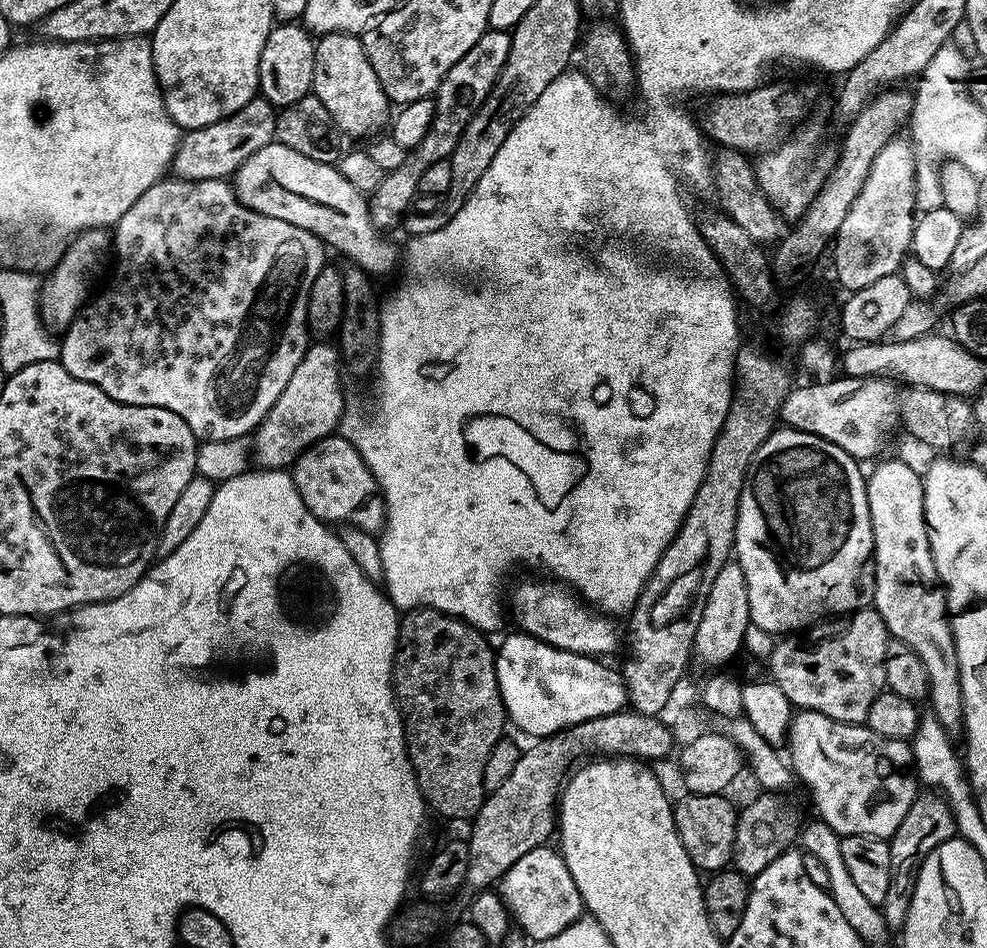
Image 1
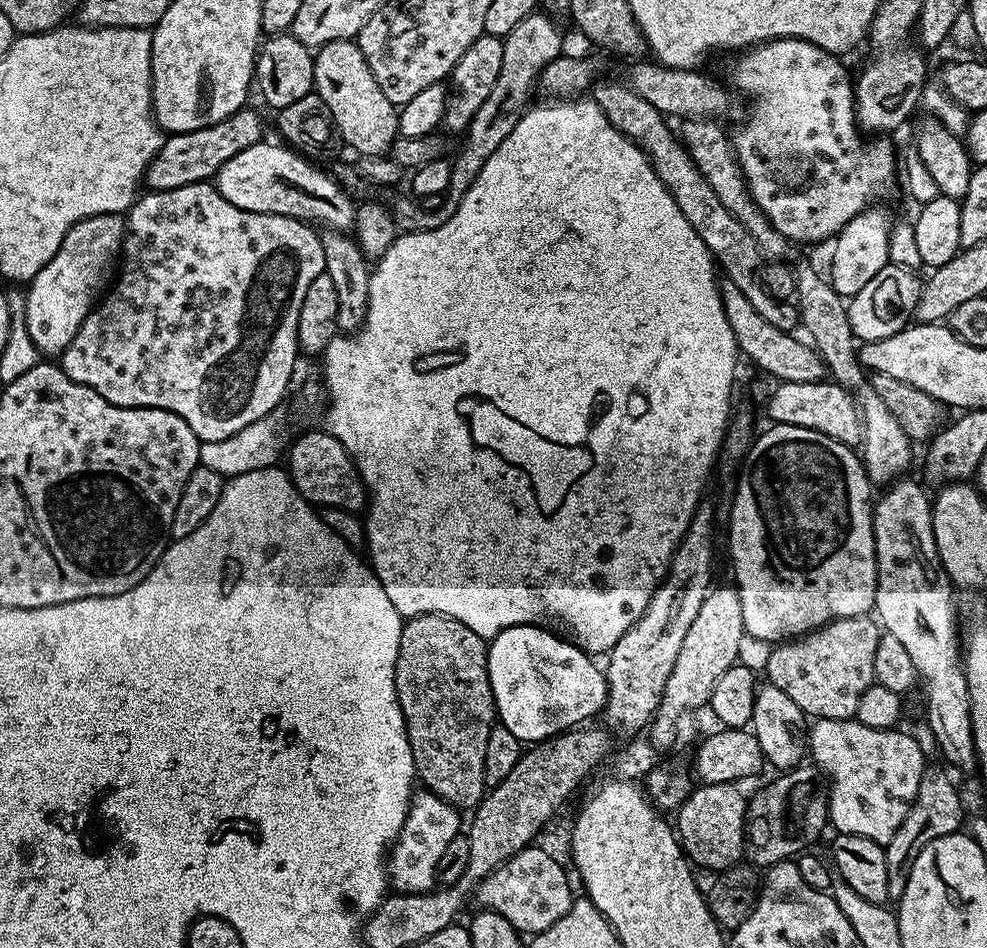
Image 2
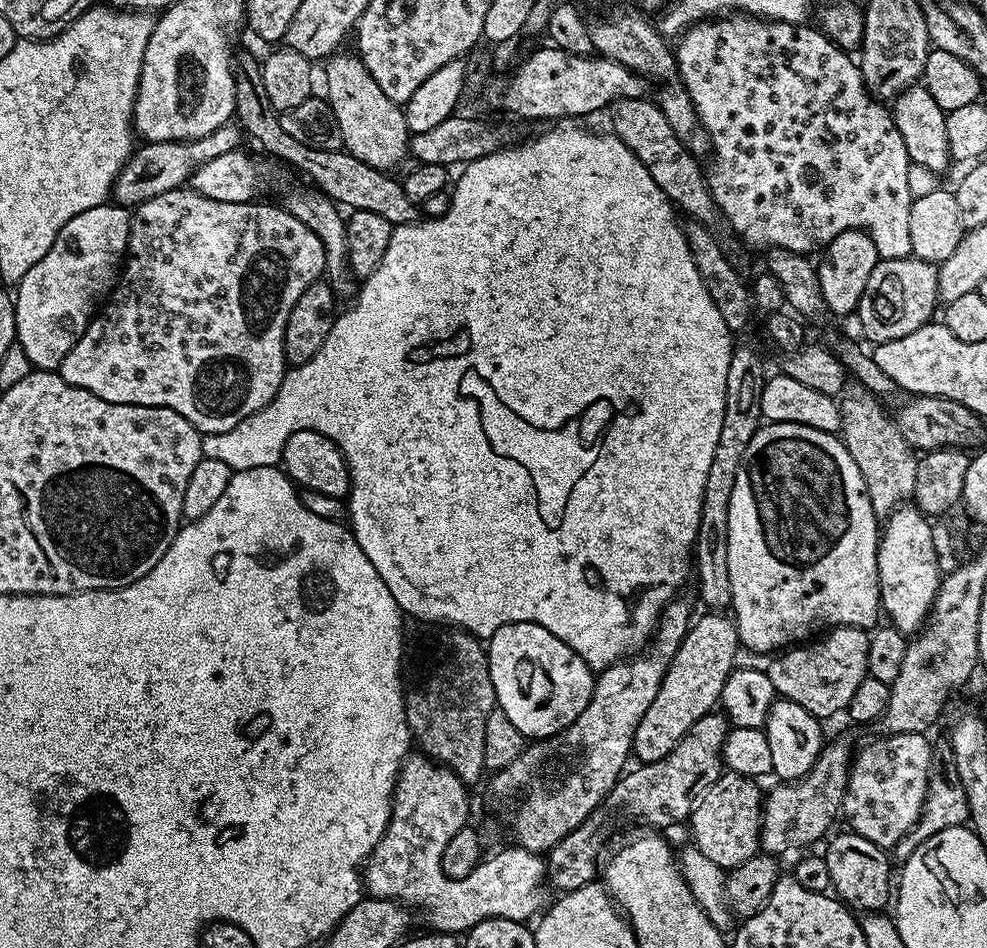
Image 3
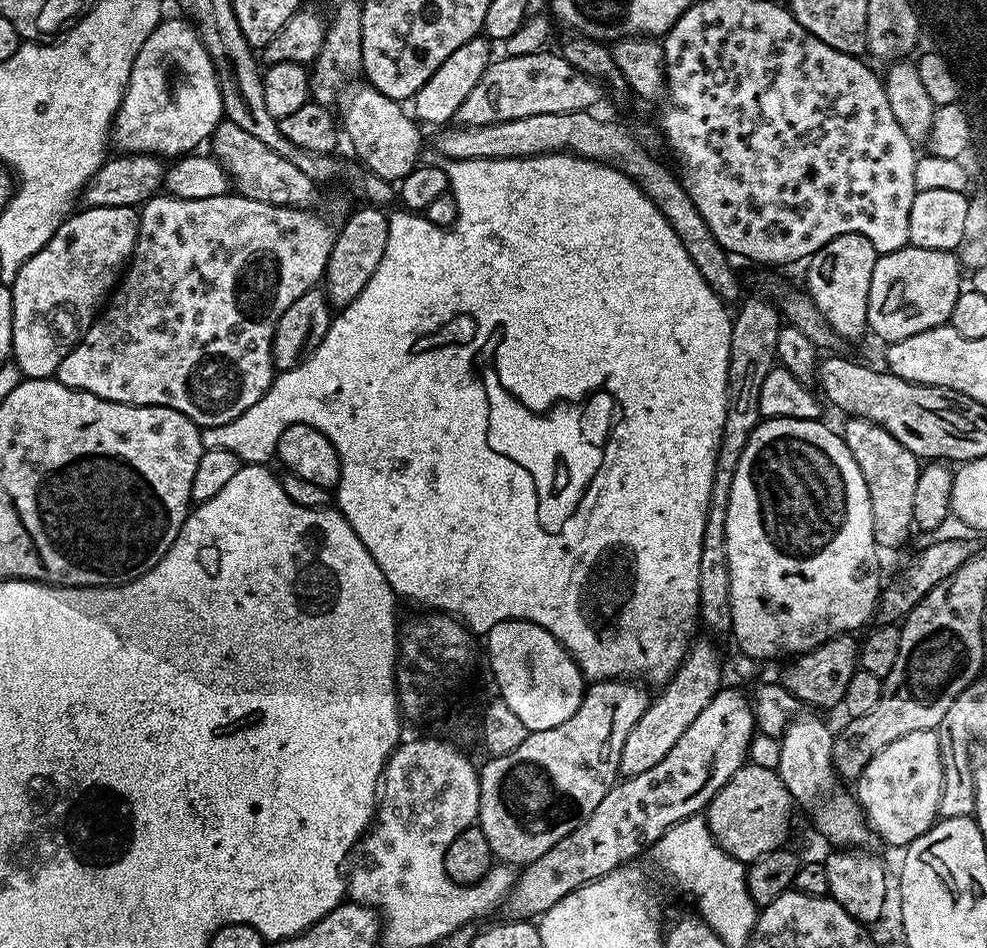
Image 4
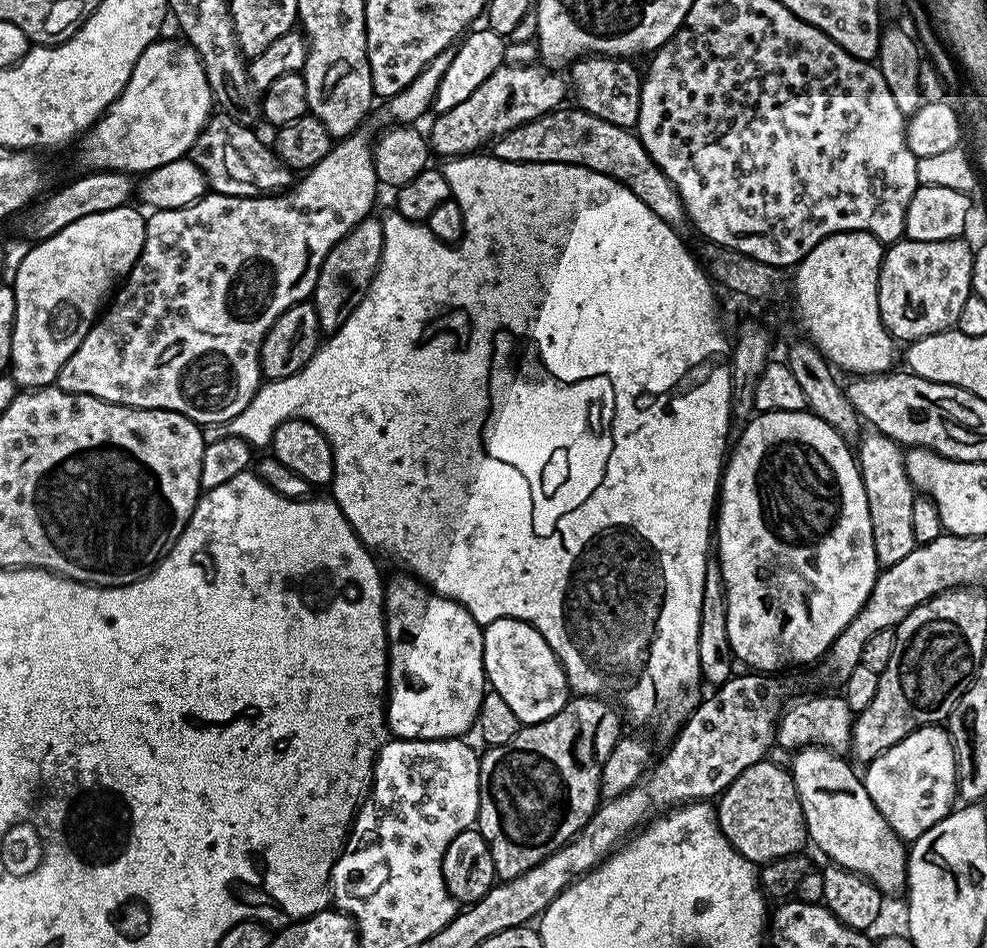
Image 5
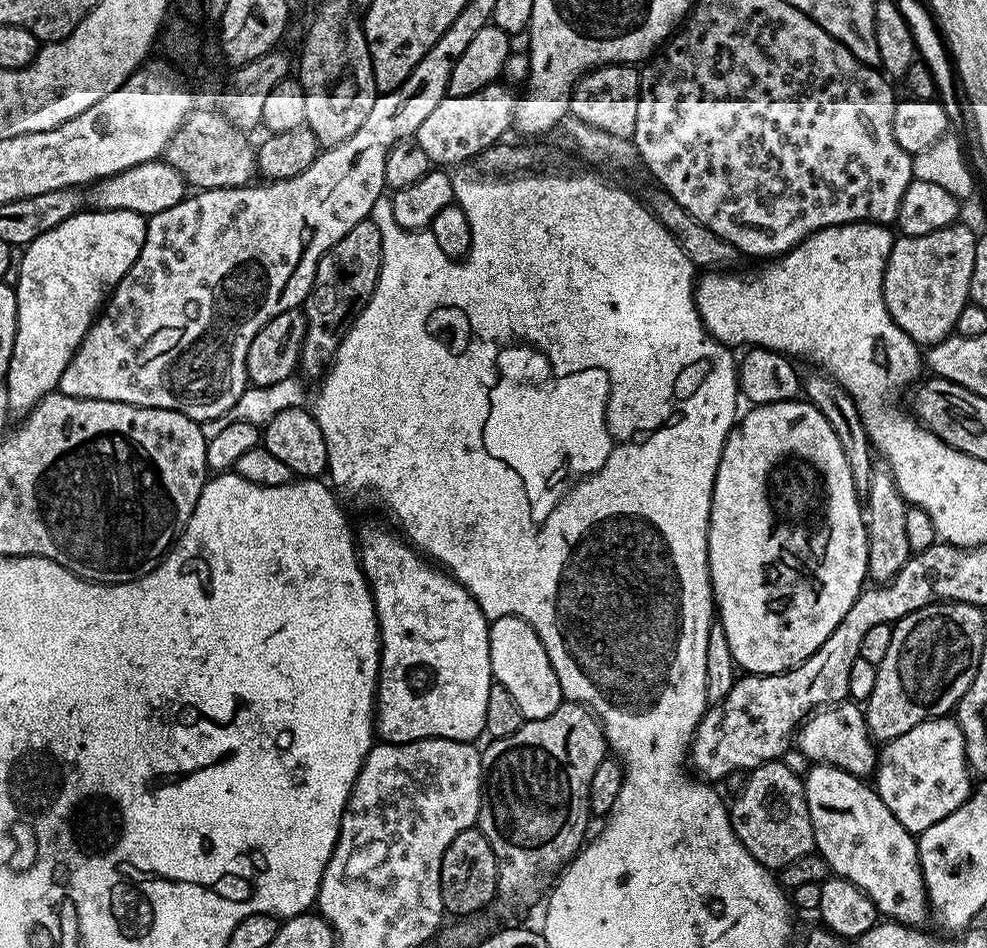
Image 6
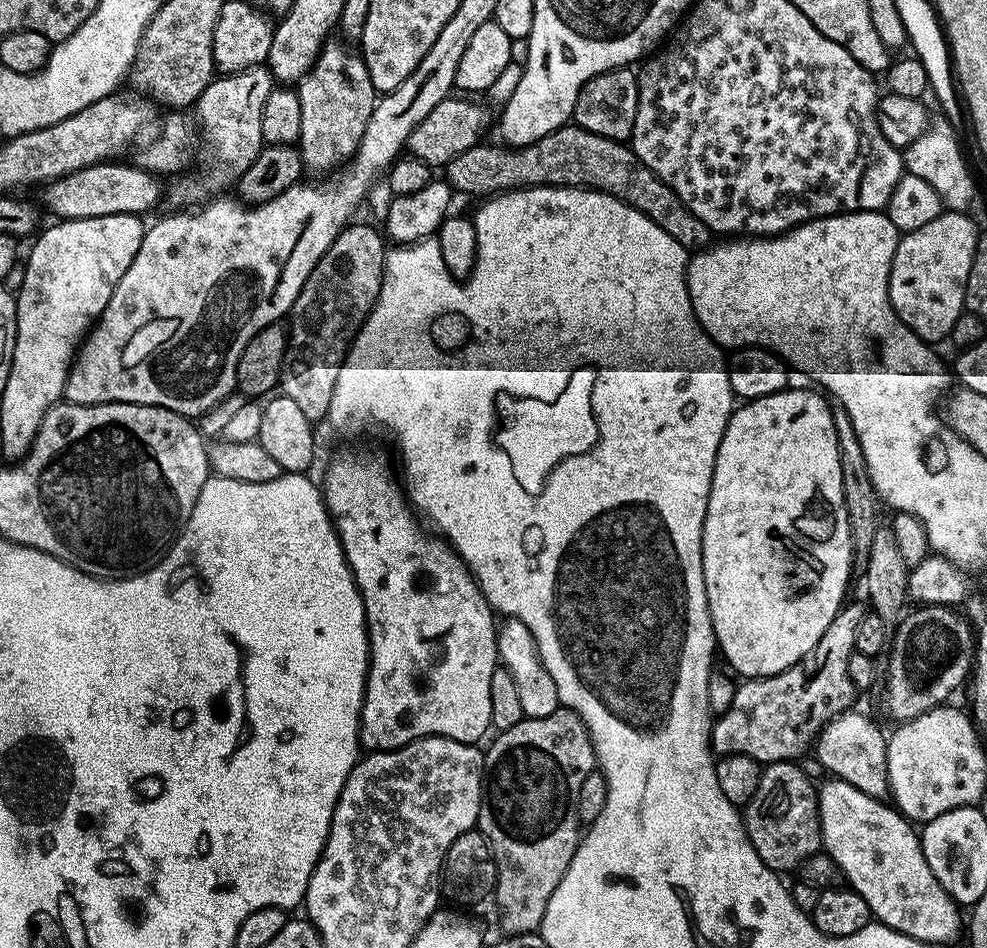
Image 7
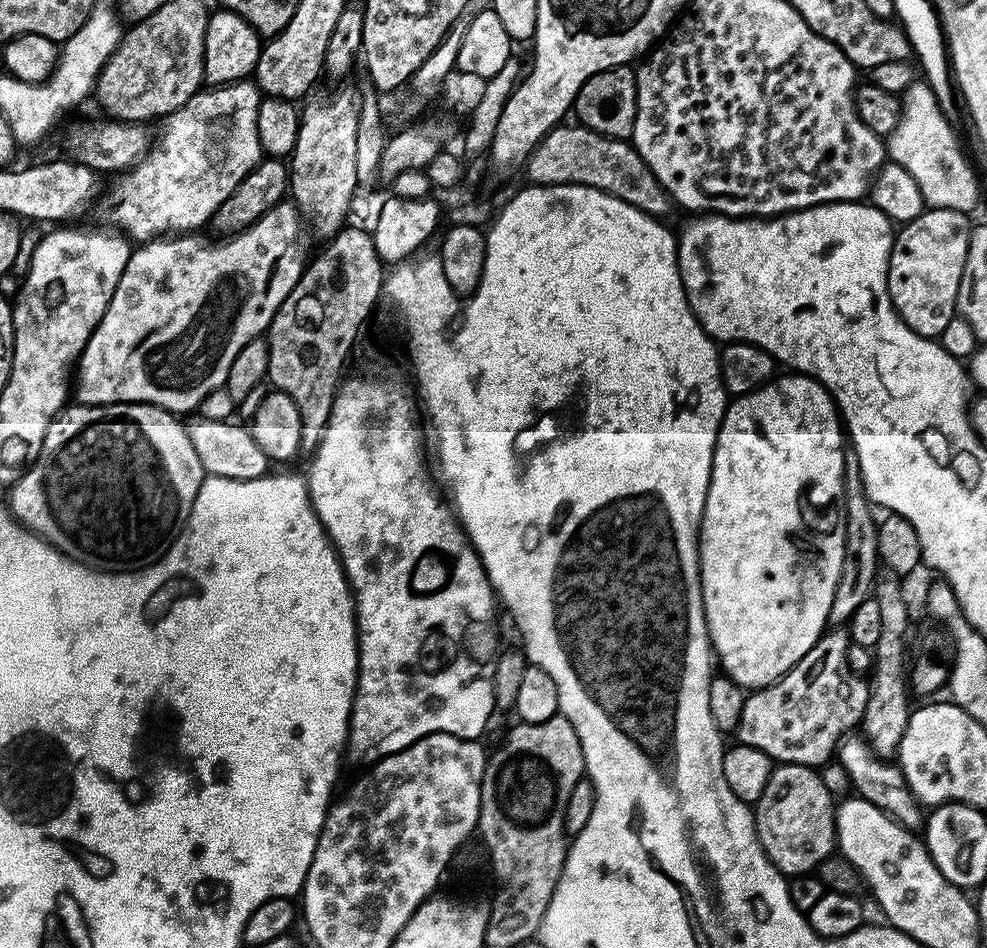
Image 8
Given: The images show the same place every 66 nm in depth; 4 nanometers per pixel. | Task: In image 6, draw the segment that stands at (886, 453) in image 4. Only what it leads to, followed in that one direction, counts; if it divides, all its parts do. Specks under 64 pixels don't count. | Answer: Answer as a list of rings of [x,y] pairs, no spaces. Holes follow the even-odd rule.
[[[873,467],[863,513],[864,529],[868,532],[868,580],[877,585],[887,584],[889,580],[894,579],[898,570],[906,566],[908,557],[913,555],[910,544],[906,542],[908,507],[904,495],[896,490],[887,467]]]

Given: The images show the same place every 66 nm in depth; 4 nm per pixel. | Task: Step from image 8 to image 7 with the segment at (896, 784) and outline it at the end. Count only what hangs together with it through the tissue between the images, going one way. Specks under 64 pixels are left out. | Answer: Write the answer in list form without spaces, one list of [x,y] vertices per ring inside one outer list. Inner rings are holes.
[[[849,710],[825,724],[814,745],[814,757],[829,777],[850,782],[862,794],[884,800],[889,795],[886,774],[887,737],[879,726],[866,715]]]

